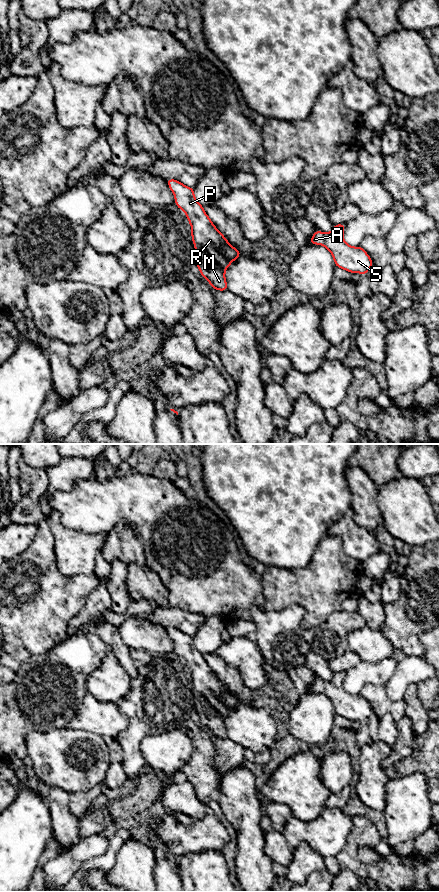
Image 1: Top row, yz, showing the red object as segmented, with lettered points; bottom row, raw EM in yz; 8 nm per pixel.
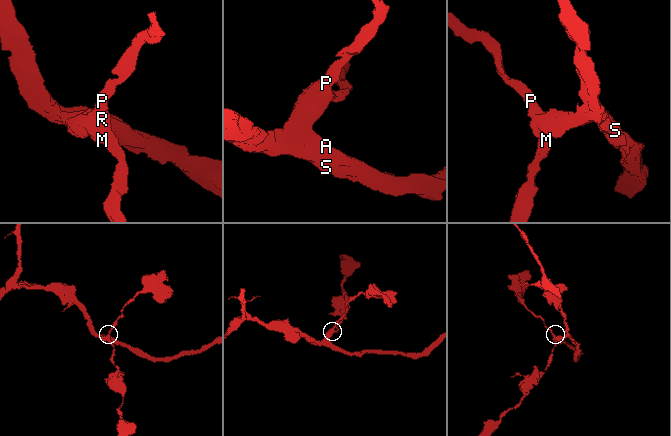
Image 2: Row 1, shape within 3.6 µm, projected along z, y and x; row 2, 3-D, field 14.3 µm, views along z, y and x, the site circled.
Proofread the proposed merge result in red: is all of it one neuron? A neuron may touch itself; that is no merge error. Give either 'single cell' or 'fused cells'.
single cell

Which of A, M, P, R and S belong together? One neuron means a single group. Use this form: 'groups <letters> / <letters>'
groups A M P R S

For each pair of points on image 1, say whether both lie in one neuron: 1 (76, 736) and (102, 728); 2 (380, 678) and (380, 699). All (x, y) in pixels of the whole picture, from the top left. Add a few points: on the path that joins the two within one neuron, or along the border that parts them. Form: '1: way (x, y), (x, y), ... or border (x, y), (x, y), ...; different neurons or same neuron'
1: border (66, 726), (81, 728), (103, 738); different neurons
2: border (384, 685), (366, 684), (359, 693); different neurons

